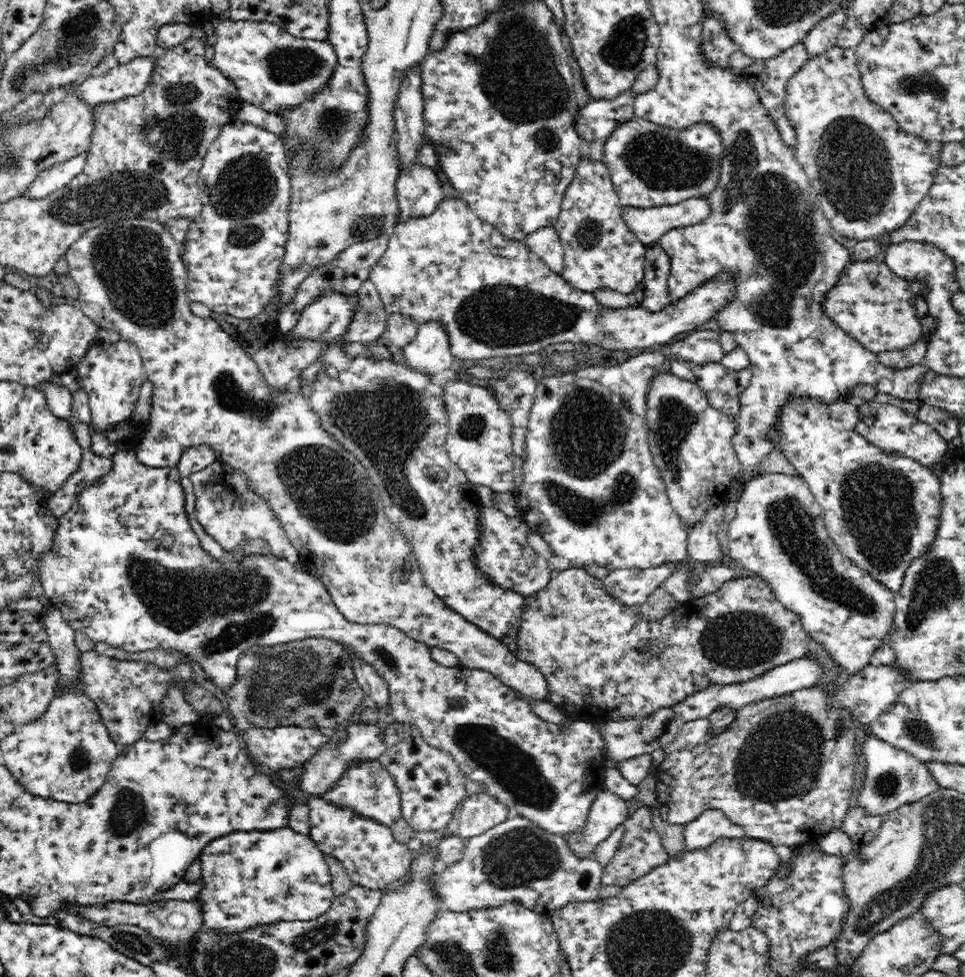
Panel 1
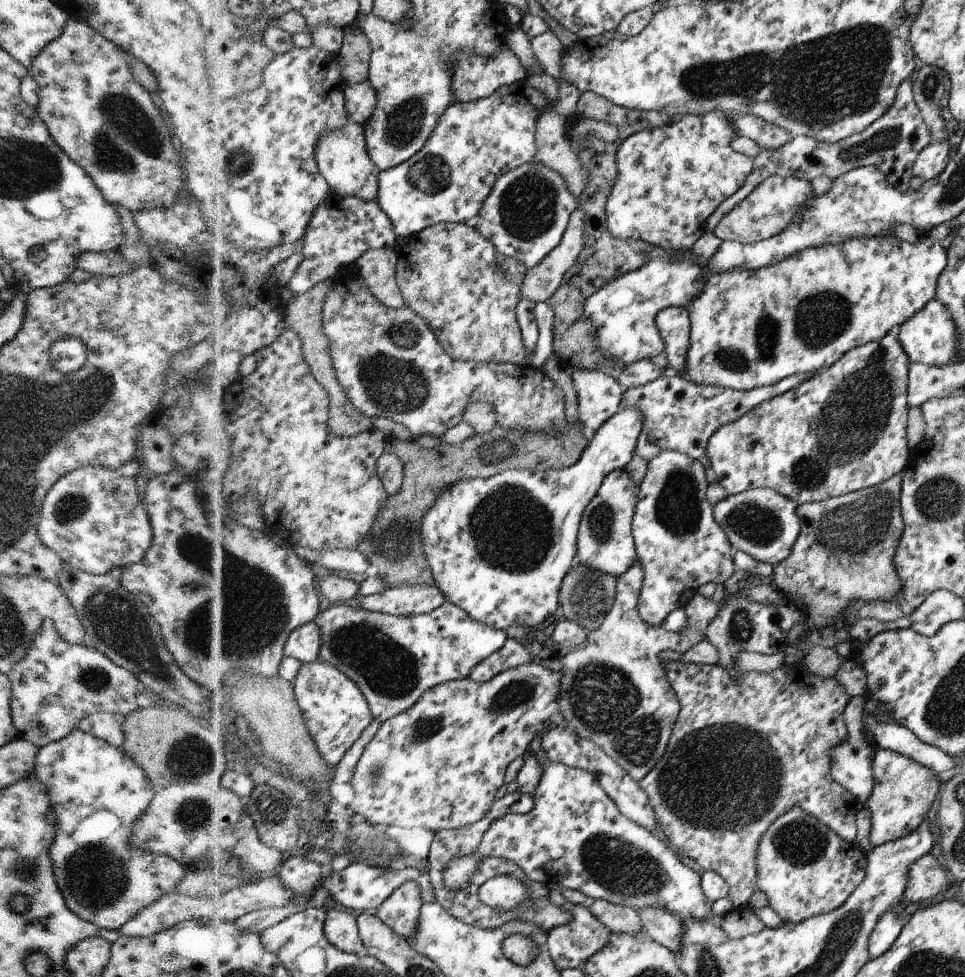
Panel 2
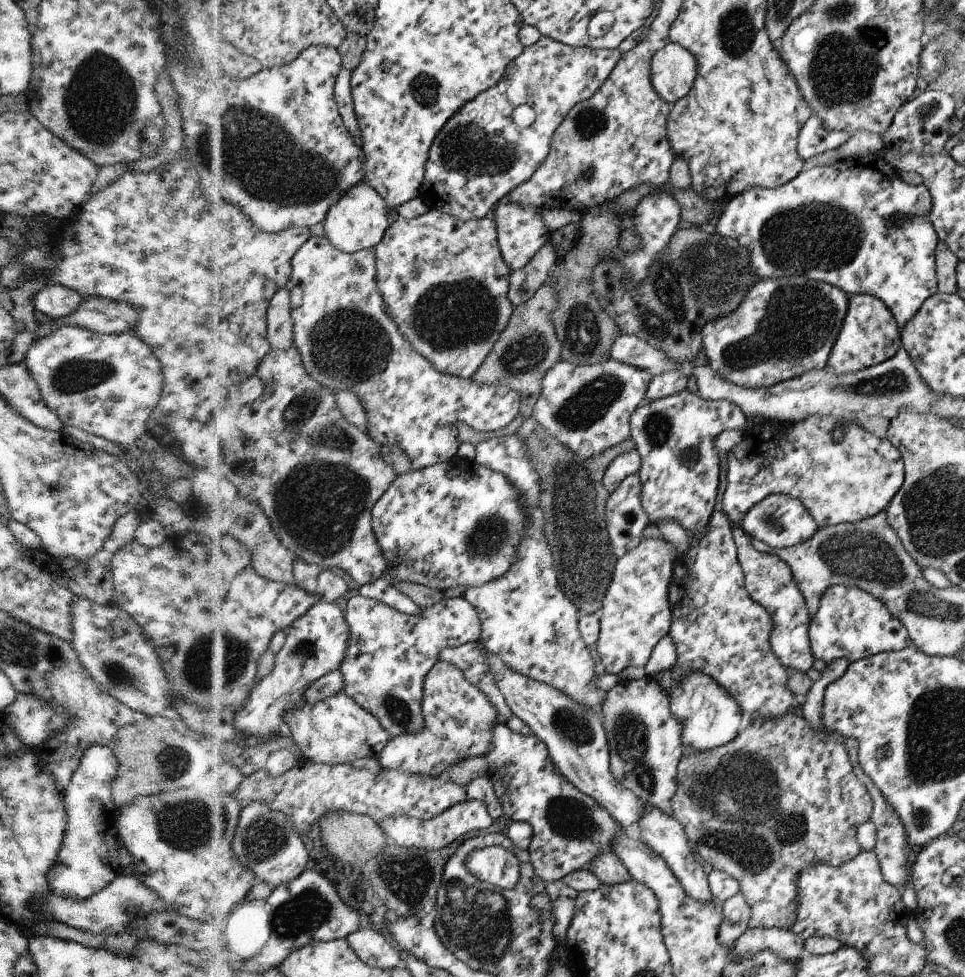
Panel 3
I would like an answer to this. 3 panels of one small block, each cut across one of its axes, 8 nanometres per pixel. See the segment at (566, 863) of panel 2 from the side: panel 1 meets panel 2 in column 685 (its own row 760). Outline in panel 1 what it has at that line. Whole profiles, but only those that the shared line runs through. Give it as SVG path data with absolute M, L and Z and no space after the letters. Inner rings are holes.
M864 737L864 754L868 760L868 776L864 780L864 788L857 796L859 808L870 813L870 816L886 816L890 811L907 803L918 802L928 794L940 790L938 781L930 774L926 763L920 762L912 754L884 742L878 737Z

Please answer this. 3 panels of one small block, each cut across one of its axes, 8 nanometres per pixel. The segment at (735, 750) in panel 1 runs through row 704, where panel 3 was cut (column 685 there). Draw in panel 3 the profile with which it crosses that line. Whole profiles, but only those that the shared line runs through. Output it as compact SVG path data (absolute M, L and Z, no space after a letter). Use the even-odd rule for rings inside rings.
M800 706L799 709L795 709L792 713L783 713L782 717L765 717L764 719L754 718L754 721L751 721L744 730L741 730L741 732L737 734L737 736L733 737L729 742L727 742L727 744L718 746L718 748L707 749L704 751L694 751L689 747L683 749L681 760L678 762L676 782L678 784L678 788L675 789L674 796L671 798L670 815L685 828L686 837L688 838L688 845L690 846L691 852L693 852L693 854L697 854L701 860L705 860L706 864L709 864L712 869L723 871L724 873L727 873L729 876L732 876L734 879L736 879L738 882L738 892L743 895L747 906L750 908L750 919L748 920L747 929L753 927L775 927L778 929L789 930L790 926L794 924L795 918L797 918L797 882L799 874L801 874L803 870L809 868L809 866L813 865L815 861L818 863L823 861L829 866L836 867L845 864L847 861L850 861L853 857L857 856L861 850L858 842L856 841L856 828L861 823L864 823L868 820L872 809L872 800L869 796L869 793L866 791L866 788L859 782L859 780L857 780L857 777L852 773L852 764L848 759L848 754L845 747L845 738L842 736L842 734L839 734L835 731L829 731L824 727L817 727L816 729L811 727L810 723L808 723L806 719L802 717Z

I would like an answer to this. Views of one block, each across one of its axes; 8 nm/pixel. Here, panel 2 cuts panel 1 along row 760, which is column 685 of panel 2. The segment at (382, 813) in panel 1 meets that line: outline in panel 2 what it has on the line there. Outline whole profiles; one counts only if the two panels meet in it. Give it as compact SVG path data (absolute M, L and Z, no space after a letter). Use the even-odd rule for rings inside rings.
M916 233L915 240L913 242L905 242L903 239L898 239L895 235L875 235L873 237L853 237L847 239L846 241L830 244L830 245L821 245L819 247L811 247L803 249L799 253L793 254L791 257L782 258L781 261L777 261L774 265L764 266L761 269L749 270L749 269L731 269L725 273L707 273L706 274L706 284L702 286L702 293L698 294L698 297L695 297L693 301L690 302L686 310L689 312L690 317L690 338L689 338L689 348L686 350L686 370L684 377L685 380L689 380L696 385L715 385L716 387L723 387L724 389L731 389L736 391L746 391L749 389L755 389L759 387L774 385L777 381L781 381L782 378L786 376L797 374L797 373L813 373L821 368L827 368L834 364L838 358L841 358L849 349L854 349L855 347L866 345L871 341L879 341L890 332L891 329L897 328L902 322L909 320L914 316L918 310L921 310L931 299L934 298L935 290L937 290L937 280L941 276L942 270L946 266L946 249L939 245L939 241L936 241L933 237L930 237L929 234L925 233Z

